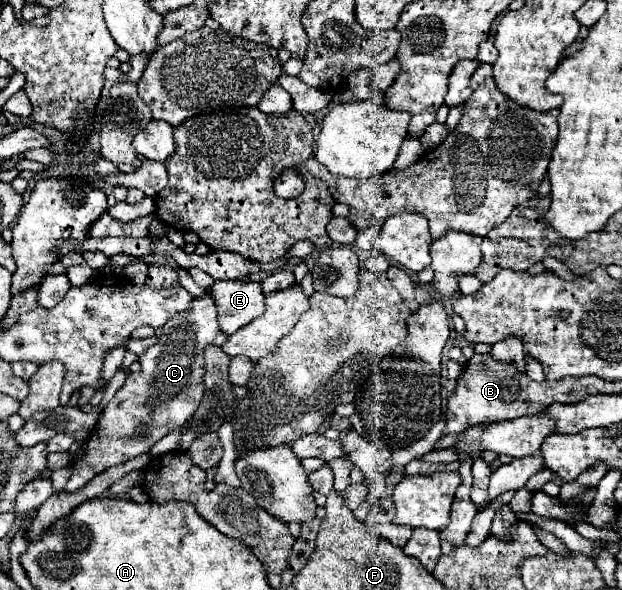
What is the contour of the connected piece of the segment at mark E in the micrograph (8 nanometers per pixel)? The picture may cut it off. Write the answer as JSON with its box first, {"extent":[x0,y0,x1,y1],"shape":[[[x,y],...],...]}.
{"extent":[209,280,265,334],"shape":[[[219,280],[209,292],[217,304],[219,326],[225,334],[233,334],[265,312],[265,296],[259,282]]]}

